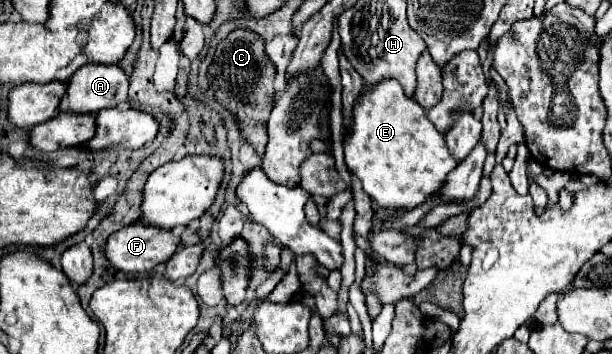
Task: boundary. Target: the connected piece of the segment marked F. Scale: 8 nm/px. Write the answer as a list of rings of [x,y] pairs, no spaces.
[[[135,222],[135,224],[125,226],[123,230],[109,236],[107,258],[115,268],[119,268],[123,272],[141,274],[141,272],[155,270],[155,266],[159,266],[159,264],[165,264],[175,254],[179,244],[181,244],[179,232],[159,230],[157,226],[151,226],[151,224],[145,224],[145,222]]]

